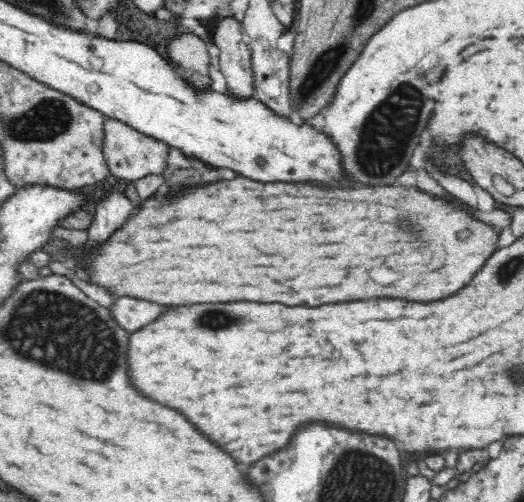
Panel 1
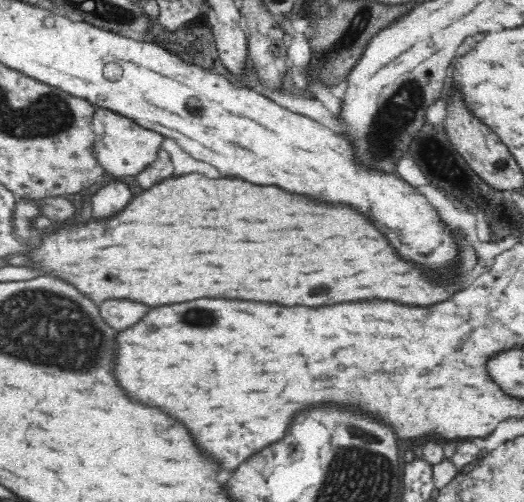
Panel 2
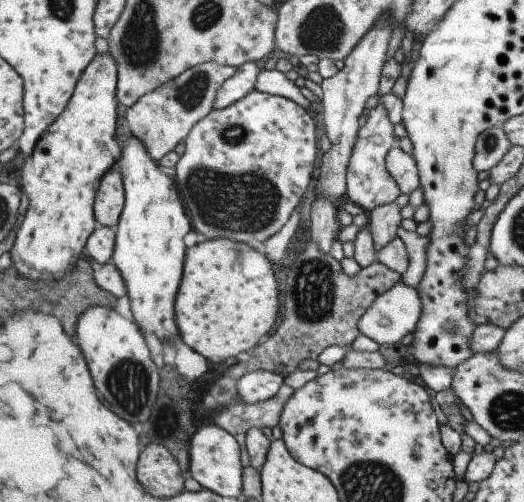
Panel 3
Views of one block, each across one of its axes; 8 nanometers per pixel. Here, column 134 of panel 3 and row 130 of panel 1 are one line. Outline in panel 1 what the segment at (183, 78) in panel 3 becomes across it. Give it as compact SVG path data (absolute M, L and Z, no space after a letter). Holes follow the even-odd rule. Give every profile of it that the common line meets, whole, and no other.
M105 118L103 122L103 155L109 168L109 174L114 176L115 180L123 178L124 180L135 182L140 177L148 176L148 174L163 174L163 170L167 167L167 145L161 140L144 135L136 129L124 124L124 122L116 119Z

